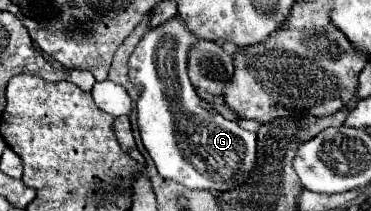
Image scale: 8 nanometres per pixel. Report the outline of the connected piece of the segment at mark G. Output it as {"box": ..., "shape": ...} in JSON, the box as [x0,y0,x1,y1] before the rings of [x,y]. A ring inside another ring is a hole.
{"box":[130,17,256,191],"shape":[[[180,17],[150,29],[134,49],[130,65],[130,81],[140,85],[138,127],[146,151],[154,159],[164,179],[174,179],[190,189],[228,191],[236,187],[236,179],[248,175],[256,163],[256,133],[238,127],[200,99],[186,73],[186,57],[196,41]]]}

